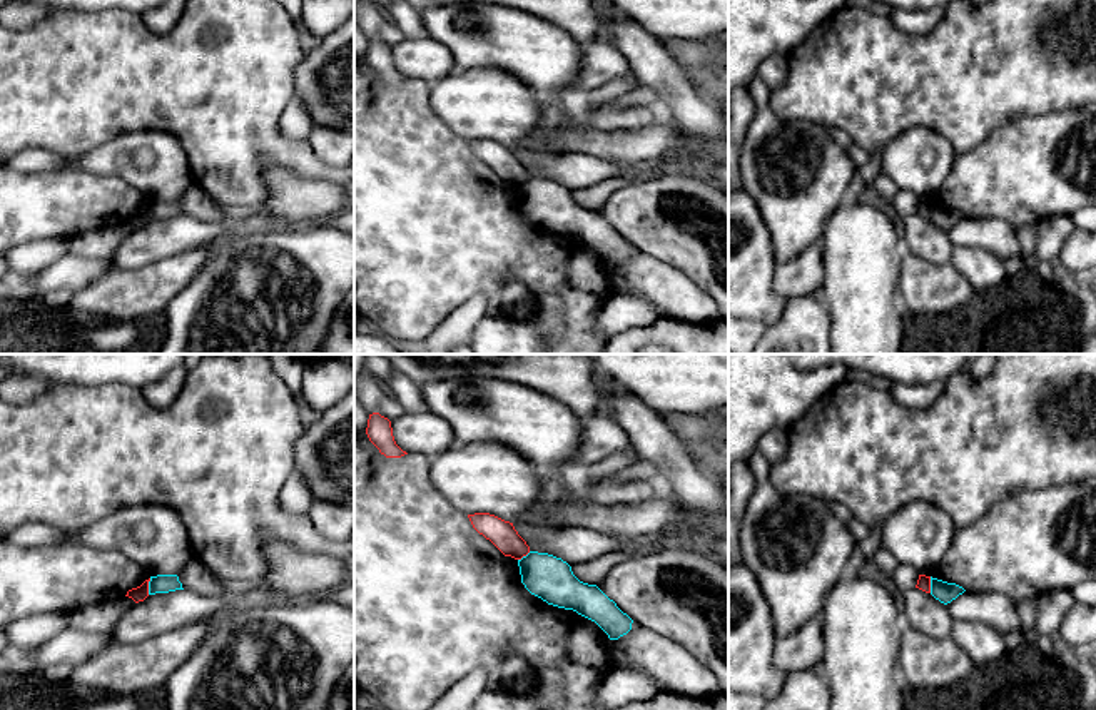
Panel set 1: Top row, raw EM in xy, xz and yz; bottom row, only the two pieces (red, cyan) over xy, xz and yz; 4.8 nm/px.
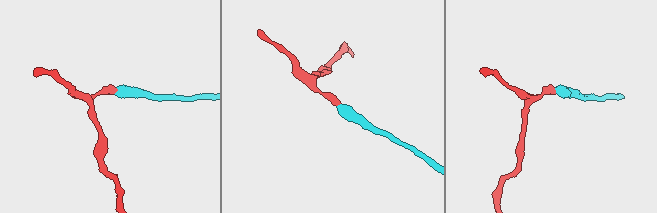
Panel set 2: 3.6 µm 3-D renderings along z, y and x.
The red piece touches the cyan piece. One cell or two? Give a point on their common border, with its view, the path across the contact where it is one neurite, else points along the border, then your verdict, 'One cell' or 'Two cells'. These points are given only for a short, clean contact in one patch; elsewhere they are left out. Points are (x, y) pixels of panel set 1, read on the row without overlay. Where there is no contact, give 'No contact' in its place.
Touches red at xy (147, 212). Boundary: xy (151, 204), (147, 219). Two cells

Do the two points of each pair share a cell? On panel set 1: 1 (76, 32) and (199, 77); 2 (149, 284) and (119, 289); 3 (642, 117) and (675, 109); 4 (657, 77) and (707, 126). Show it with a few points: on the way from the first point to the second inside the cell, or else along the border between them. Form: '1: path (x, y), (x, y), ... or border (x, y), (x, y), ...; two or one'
1: path (106, 57), (126, 77), (169, 77); one
2: path (142, 289), (126, 289); one
3: border (655, 106), (665, 119); two
4: path (669, 87), (695, 114); one

